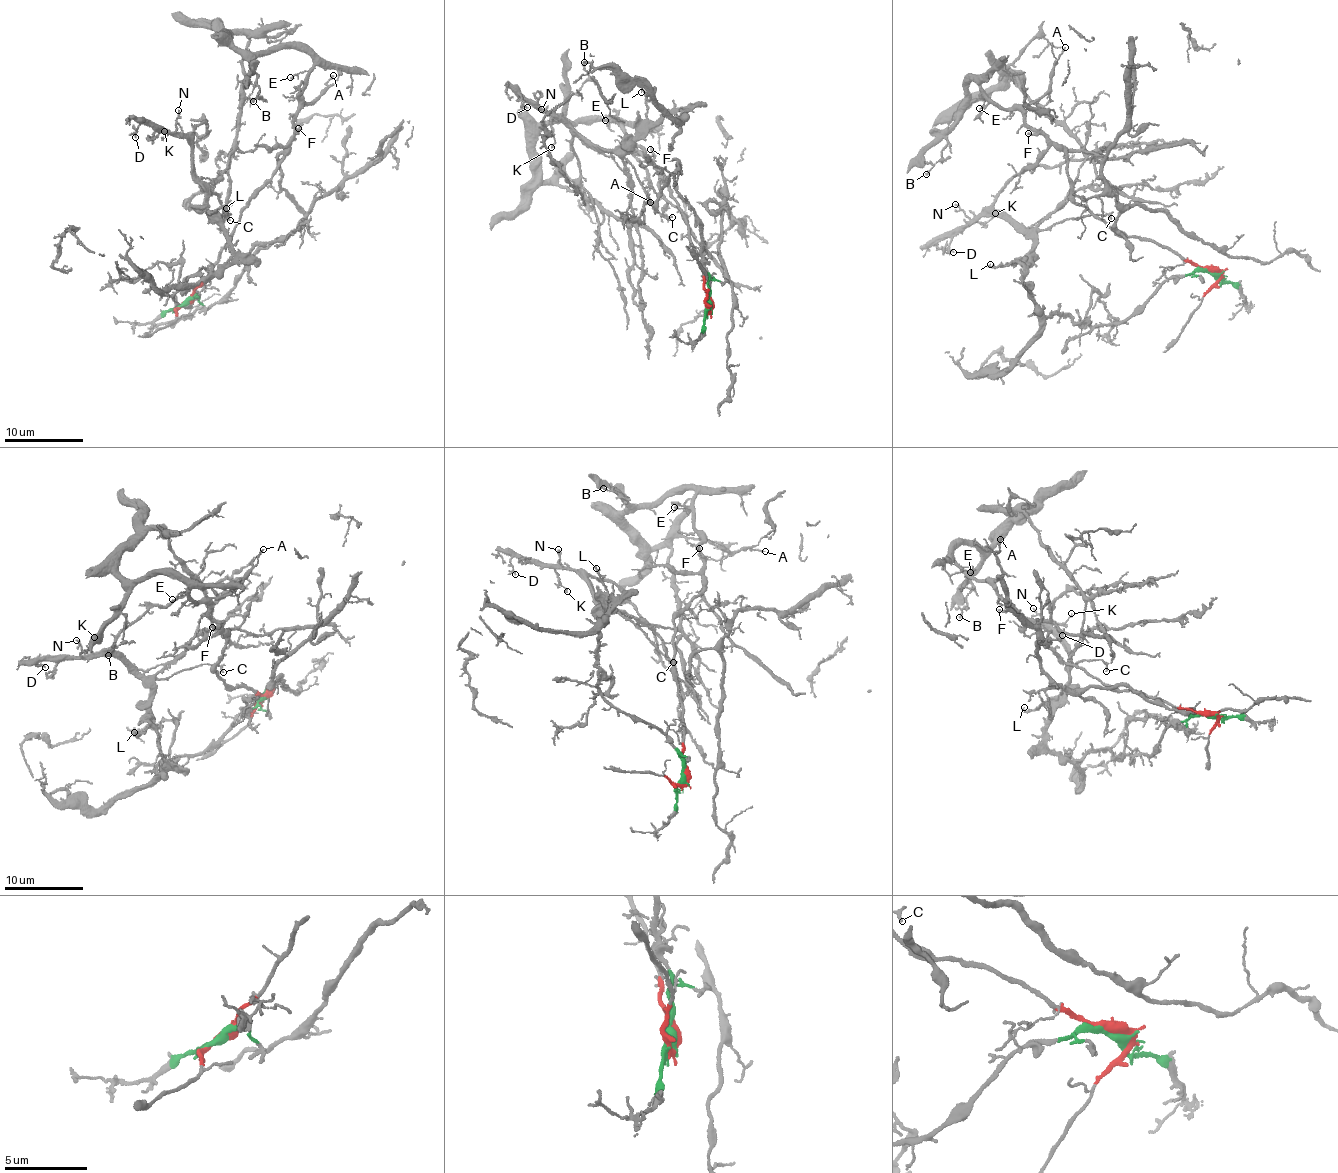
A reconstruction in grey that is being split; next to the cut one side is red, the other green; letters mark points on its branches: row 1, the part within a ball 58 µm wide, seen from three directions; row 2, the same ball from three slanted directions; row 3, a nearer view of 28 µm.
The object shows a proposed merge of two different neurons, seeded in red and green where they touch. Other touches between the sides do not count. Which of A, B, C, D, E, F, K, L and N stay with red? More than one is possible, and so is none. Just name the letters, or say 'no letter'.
A, B, E, F

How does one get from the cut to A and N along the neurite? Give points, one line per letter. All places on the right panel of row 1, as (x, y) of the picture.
A: (1214, 272), (1112, 229), (1073, 200), (1063, 152), (1030, 126), (1024, 110), (1046, 92), (1064, 47)
N: (1214, 273), (1173, 276), (1119, 322), (1078, 324), (1037, 313), (1024, 284), (1033, 242), (955, 205)

